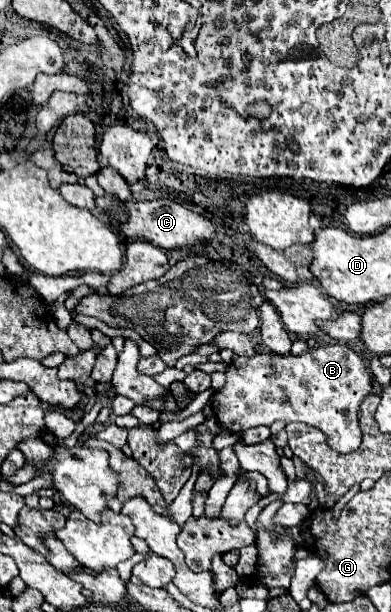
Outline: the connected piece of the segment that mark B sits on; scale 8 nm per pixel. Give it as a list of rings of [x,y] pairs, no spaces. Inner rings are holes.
[[[326,344],[312,348],[300,356],[278,356],[278,354],[256,354],[256,356],[238,356],[226,368],[226,384],[212,398],[212,410],[218,422],[236,434],[256,426],[270,426],[276,420],[286,424],[306,422],[320,428],[330,446],[338,452],[352,452],[362,444],[362,430],[358,424],[358,412],[366,396],[372,394],[372,376],[364,366],[362,358],[348,344]]]

